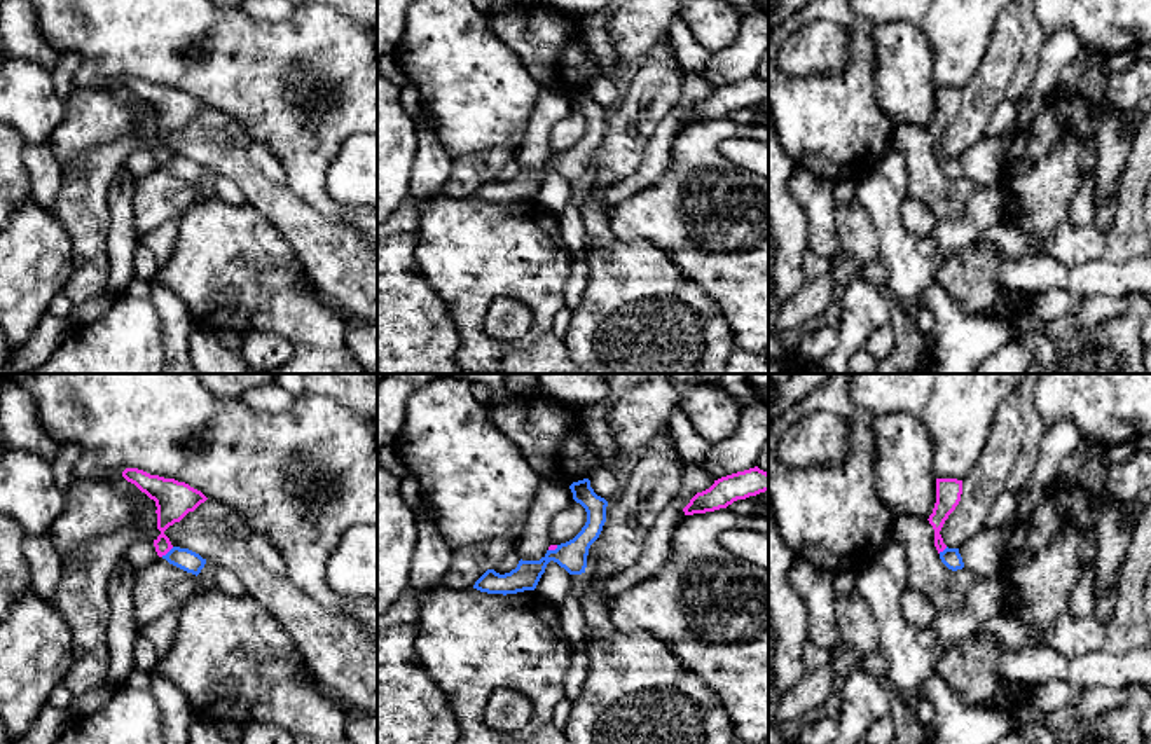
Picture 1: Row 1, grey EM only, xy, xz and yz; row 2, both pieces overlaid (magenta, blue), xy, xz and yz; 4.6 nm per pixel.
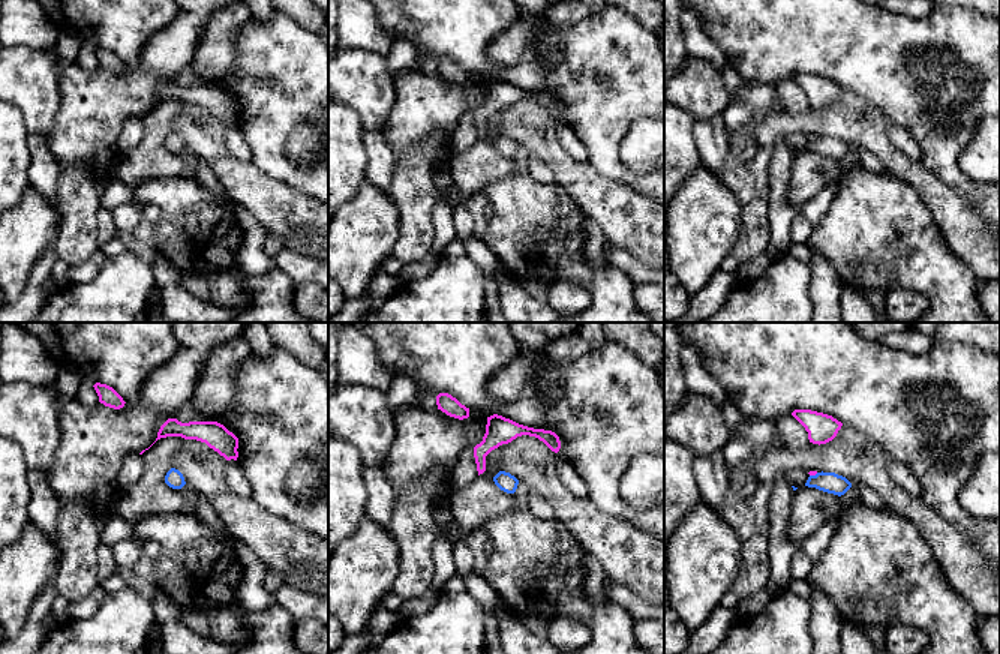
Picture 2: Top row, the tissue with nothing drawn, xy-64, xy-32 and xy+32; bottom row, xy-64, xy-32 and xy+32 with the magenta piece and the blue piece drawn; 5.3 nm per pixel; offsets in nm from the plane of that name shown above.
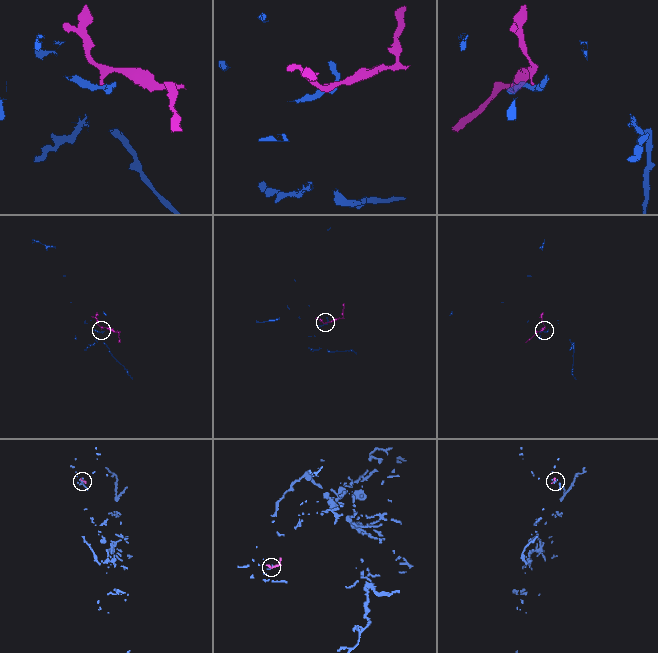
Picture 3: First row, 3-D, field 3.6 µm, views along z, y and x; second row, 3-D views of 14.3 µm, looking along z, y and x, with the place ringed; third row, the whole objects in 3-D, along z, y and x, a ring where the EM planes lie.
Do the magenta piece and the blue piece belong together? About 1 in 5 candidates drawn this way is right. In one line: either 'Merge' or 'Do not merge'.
Do not merge

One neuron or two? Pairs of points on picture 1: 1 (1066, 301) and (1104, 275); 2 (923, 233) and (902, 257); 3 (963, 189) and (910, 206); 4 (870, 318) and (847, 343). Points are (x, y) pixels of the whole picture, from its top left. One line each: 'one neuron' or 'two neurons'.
1: two neurons
2: two neurons
3: two neurons
4: one neuron

